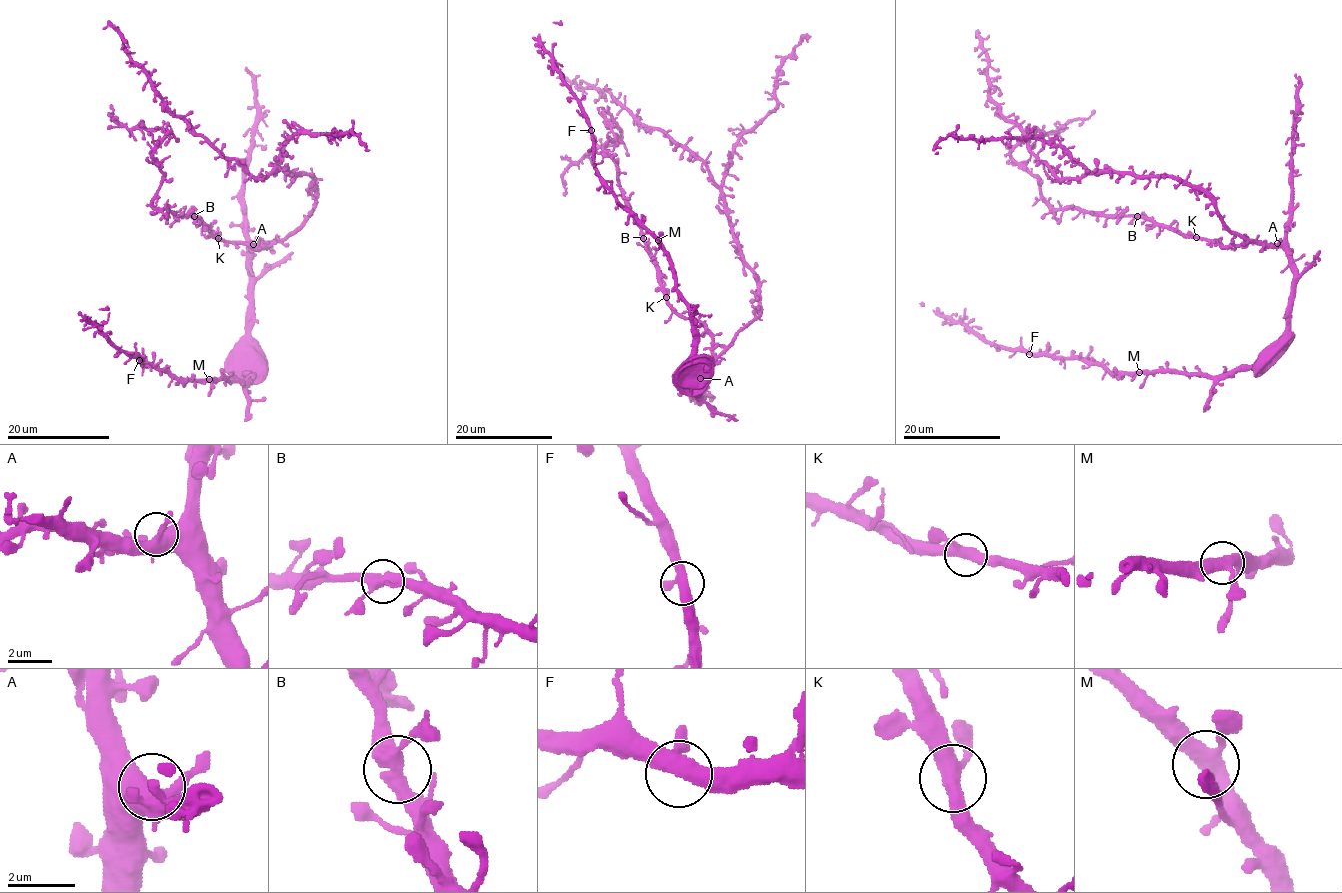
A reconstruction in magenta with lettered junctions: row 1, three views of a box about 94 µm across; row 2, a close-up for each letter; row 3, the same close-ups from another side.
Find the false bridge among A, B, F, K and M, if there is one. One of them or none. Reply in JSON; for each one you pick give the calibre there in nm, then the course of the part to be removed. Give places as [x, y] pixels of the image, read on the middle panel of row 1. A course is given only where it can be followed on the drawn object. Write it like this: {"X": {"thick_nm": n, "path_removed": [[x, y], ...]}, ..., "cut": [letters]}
{"cut": []}

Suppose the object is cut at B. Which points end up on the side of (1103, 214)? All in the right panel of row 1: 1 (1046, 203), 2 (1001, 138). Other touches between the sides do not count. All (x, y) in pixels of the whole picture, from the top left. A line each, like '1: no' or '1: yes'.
1: yes
2: no

